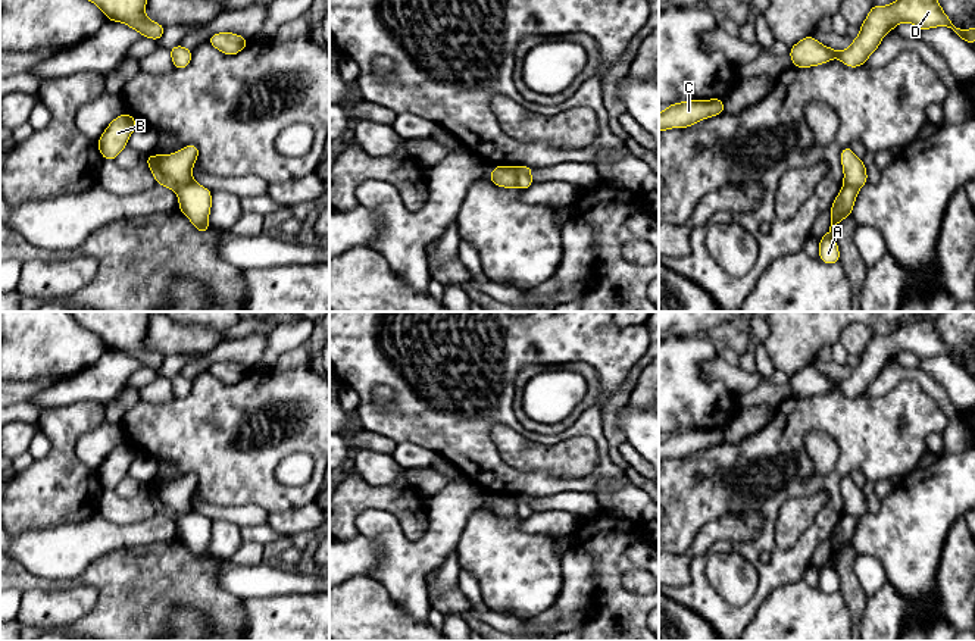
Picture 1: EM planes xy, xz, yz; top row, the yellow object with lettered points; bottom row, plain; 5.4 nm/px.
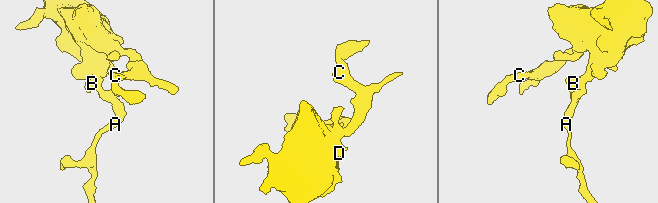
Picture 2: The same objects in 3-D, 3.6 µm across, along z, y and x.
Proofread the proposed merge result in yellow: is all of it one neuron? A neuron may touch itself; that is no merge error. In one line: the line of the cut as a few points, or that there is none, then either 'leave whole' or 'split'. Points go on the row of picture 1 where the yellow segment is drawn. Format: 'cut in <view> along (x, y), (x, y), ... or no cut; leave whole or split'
cut in xz along (511, 166), (518, 185); split

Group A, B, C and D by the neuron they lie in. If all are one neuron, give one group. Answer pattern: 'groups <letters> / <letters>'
groups A / B C D

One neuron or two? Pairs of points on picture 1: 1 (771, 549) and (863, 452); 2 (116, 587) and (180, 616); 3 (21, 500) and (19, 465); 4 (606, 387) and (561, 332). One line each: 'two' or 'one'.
1: one
2: two
3: two
4: one

